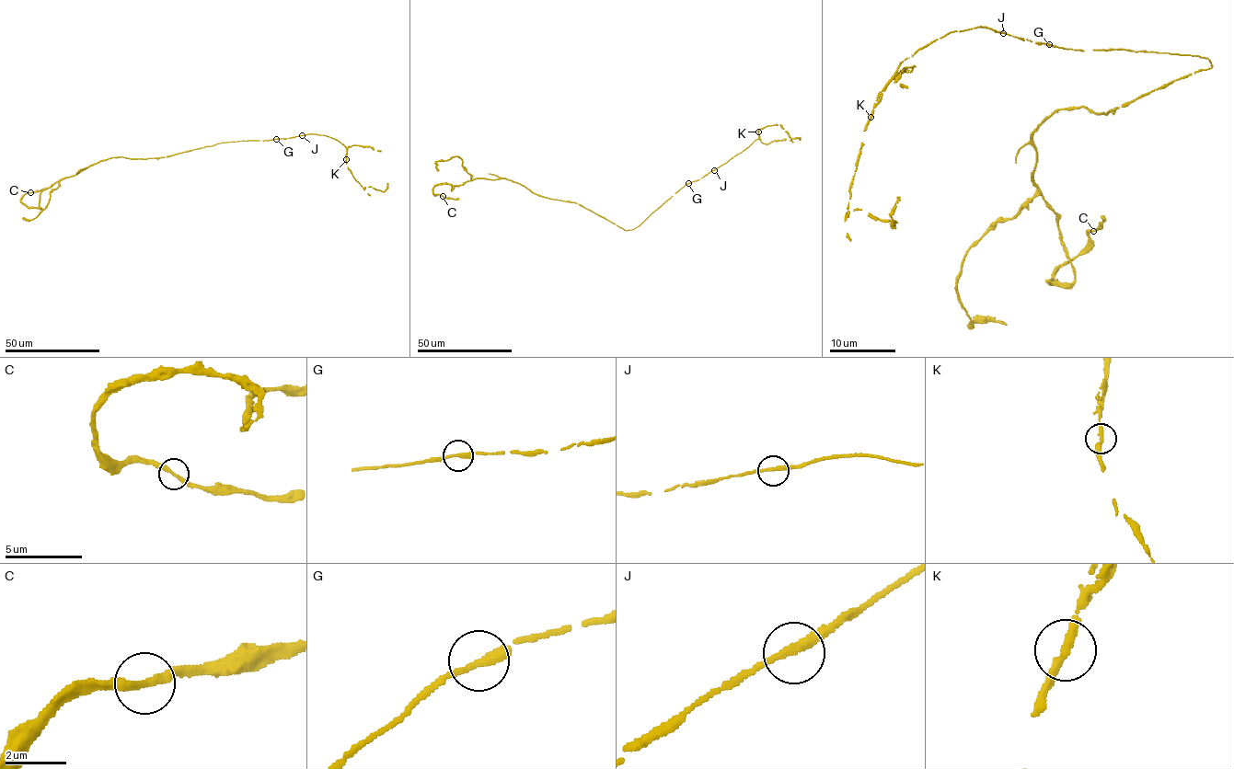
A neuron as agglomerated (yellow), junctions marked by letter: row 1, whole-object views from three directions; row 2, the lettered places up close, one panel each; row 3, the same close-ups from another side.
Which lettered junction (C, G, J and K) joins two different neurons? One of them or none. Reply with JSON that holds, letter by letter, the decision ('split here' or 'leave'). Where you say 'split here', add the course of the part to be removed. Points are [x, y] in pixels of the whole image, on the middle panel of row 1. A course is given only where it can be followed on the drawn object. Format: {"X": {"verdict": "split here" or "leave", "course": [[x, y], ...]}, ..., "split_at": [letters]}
{"C": {"verdict": "leave"}, "G": {"verdict": "leave"}, "J": {"verdict": "leave"}, "K": {"verdict": "leave"}, "split_at": []}

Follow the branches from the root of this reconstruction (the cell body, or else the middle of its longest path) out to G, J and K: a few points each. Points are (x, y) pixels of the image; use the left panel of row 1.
G: (202, 147), (228, 142), (276, 139)
J: (202, 147), (302, 135)
K: (202, 147), (316, 133), (338, 140), (347, 149), (346, 160)

